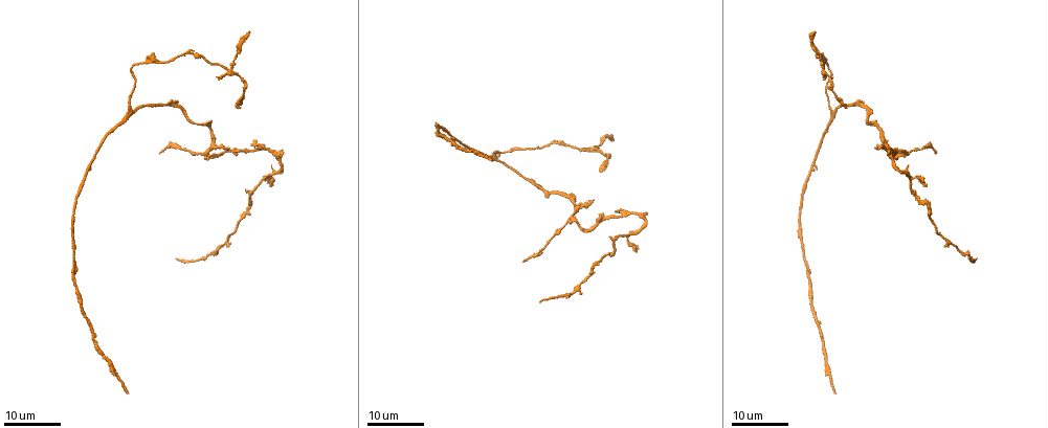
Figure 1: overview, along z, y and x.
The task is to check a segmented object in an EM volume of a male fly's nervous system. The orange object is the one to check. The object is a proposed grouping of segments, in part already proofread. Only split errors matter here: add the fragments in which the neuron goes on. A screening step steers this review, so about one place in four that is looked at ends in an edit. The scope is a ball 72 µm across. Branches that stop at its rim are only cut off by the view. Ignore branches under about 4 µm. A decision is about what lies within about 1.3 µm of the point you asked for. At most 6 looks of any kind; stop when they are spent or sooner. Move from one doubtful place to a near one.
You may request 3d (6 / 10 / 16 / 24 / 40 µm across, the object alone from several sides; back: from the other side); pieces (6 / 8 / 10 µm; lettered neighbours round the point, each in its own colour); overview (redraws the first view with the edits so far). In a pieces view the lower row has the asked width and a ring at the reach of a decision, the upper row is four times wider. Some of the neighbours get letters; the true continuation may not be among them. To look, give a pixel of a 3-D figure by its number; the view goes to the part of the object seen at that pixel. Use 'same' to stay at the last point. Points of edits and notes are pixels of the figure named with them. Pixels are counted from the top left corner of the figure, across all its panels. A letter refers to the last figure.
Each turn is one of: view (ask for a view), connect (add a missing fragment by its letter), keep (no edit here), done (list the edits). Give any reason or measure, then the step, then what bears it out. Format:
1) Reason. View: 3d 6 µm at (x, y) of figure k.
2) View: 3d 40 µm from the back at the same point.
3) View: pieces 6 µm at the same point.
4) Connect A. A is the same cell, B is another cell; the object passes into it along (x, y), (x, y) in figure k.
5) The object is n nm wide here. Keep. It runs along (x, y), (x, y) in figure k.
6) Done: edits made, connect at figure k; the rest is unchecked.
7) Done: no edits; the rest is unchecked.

An open end. View: 3d 24 µm at (524, 261) of figure 1.

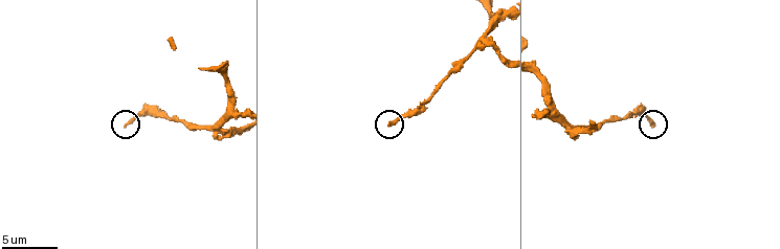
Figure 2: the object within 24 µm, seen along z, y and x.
View: pieces 8 µm at (125, 123) of figure 2.

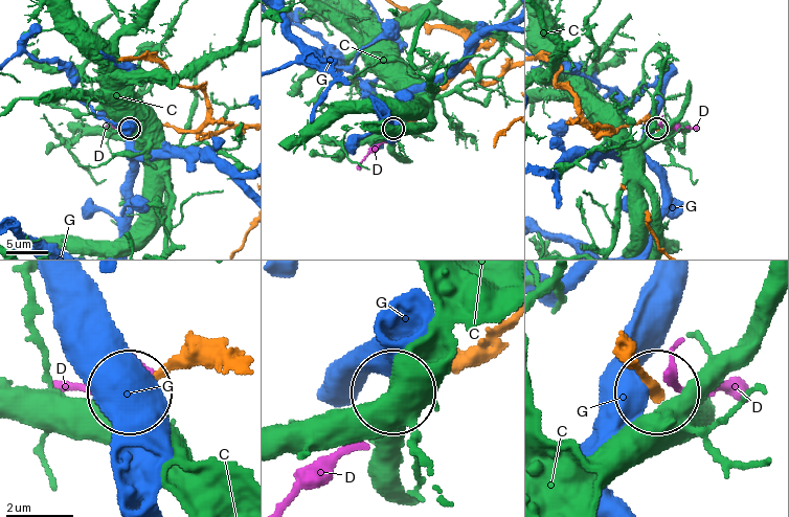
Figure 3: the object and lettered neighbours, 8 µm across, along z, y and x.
Keep. C, D and G are other cells; no lettered fragment goes on from it.

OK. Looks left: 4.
Free end. View: 3d 24 µm at (255, 139) of figure 1.

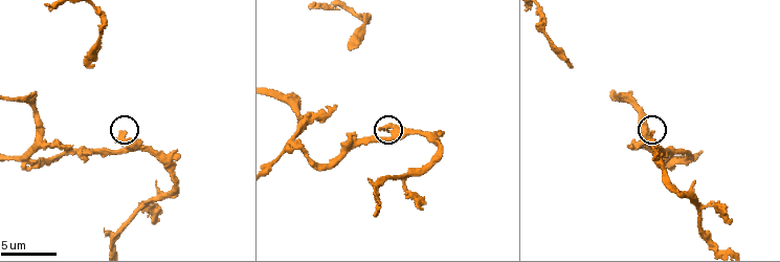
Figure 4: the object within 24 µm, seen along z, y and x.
View: pieces 6 µm at (652, 134) of figure 4.

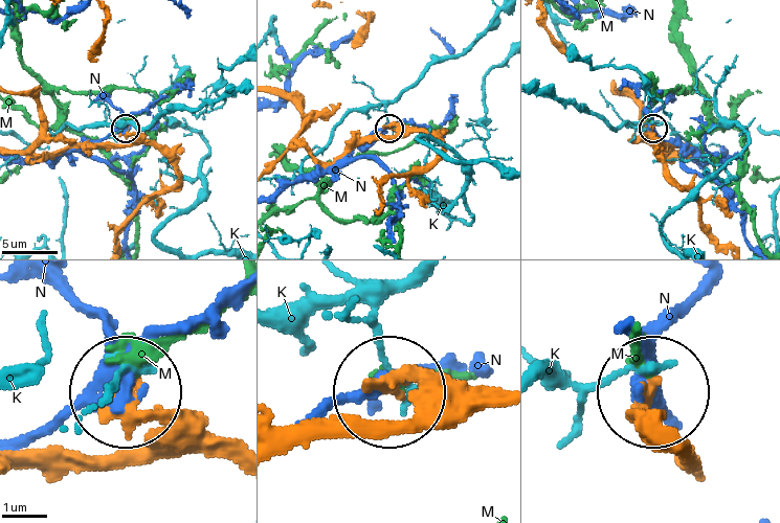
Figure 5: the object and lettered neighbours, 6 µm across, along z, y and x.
The object is 270 nm wide here. Keep. K, M and N are other cells; it runs along (35, 465), (114, 465), (136, 454), (148, 438), (129, 390) in figure 5; none of them fits.

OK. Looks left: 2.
Free end. View: 3d 24 µm at (579, 150) of figure 1.

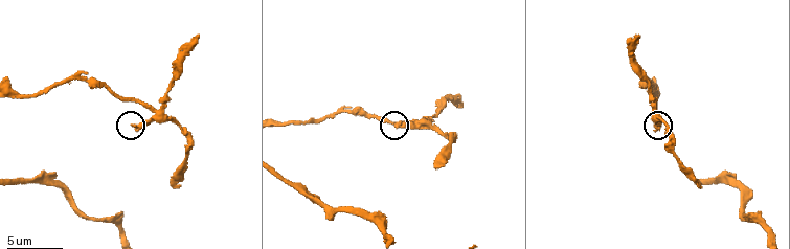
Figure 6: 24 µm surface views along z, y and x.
What lies round it. View: pieces 10 µm at (396, 125) of figure 6.

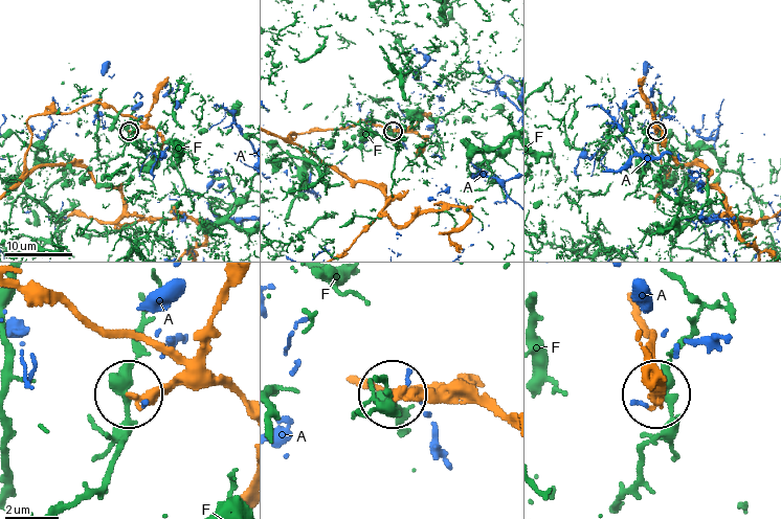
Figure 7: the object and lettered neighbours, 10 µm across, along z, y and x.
Keep. A and F are other cells; no lettered fragment goes on from it.

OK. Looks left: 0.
Done: no edits; the rest is unchecked.

